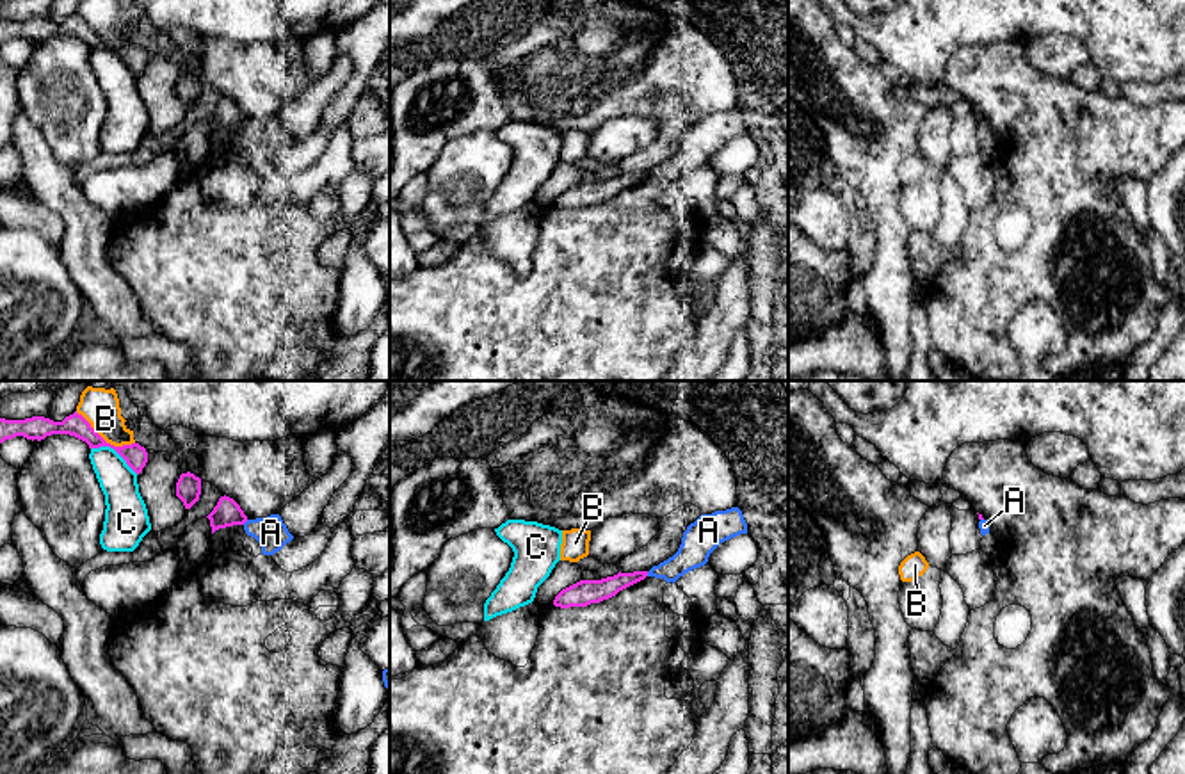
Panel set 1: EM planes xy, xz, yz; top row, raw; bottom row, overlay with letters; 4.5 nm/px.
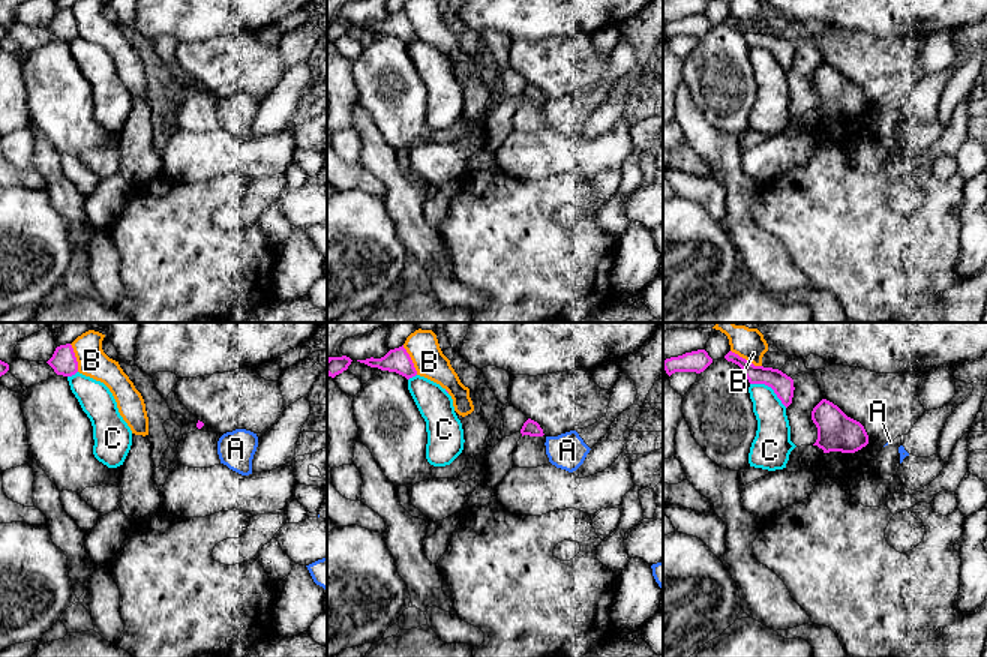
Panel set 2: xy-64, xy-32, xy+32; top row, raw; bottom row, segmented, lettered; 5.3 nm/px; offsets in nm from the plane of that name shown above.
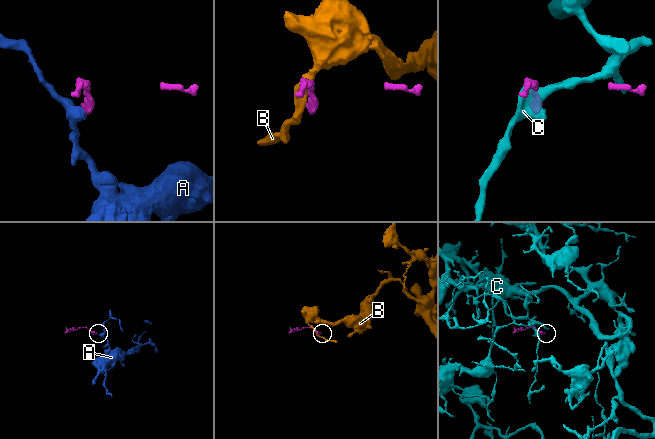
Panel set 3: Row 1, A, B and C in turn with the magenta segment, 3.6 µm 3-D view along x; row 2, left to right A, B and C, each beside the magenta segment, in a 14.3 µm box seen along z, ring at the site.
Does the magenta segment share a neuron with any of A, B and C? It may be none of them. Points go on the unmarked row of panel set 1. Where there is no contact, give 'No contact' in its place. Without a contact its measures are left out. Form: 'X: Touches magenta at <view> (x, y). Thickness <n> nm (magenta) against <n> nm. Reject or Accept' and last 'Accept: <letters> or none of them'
A: Touches magenta at xy (244, 123). Thickness 120 nm (magenta) against 150 nm. Reject
B: Touches magenta at xy (104, 41). Thickness 110 nm (magenta) against 150 nm. Reject
C: Touches magenta at xy (114, 50). Thickness 110 nm (magenta) against 170 nm. Reject
Accept: none of them

